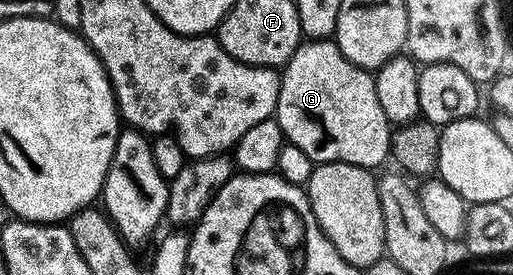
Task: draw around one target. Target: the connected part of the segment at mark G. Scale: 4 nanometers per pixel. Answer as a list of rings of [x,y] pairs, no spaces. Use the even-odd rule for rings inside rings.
[[[304,40],[294,56],[282,67],[278,104],[274,115],[282,128],[287,145],[302,148],[313,164],[321,162],[345,162],[372,170],[390,158],[393,127],[388,121],[382,104],[378,104],[375,77],[369,71],[358,68],[336,47],[332,40]]]

